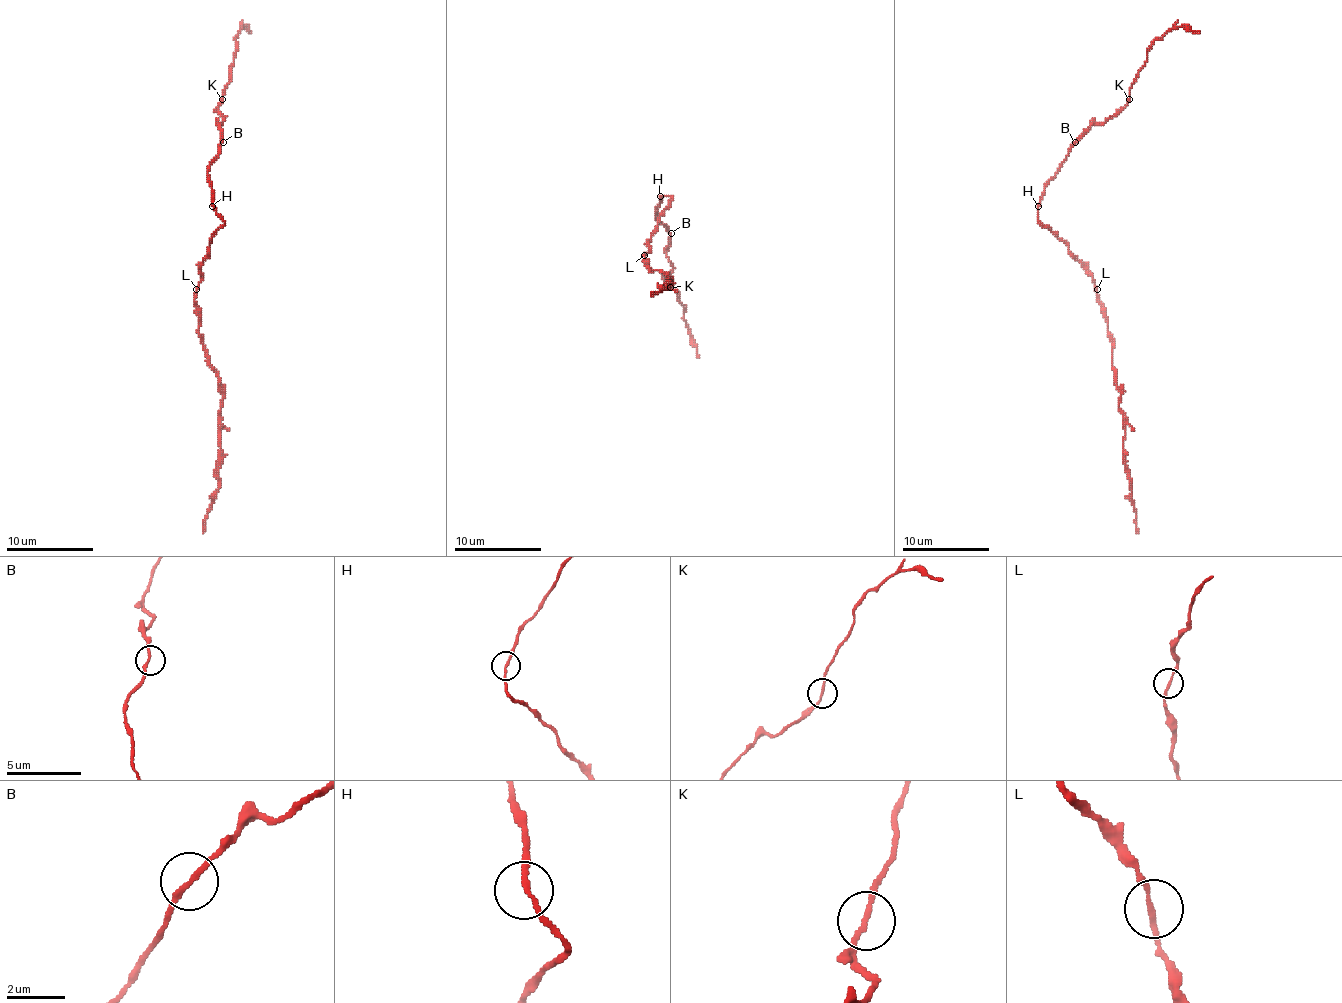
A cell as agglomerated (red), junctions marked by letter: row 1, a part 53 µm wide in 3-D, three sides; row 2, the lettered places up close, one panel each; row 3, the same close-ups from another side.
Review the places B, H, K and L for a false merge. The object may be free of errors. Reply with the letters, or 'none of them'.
none of them

